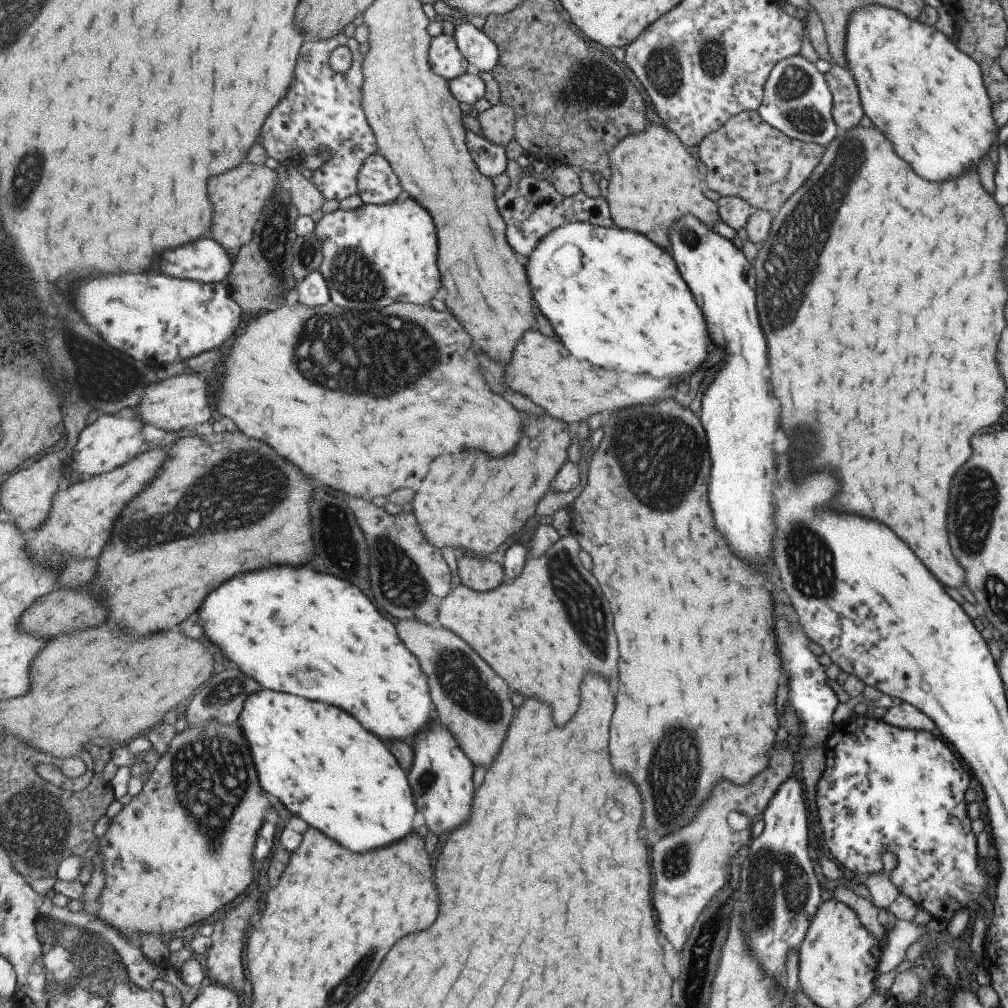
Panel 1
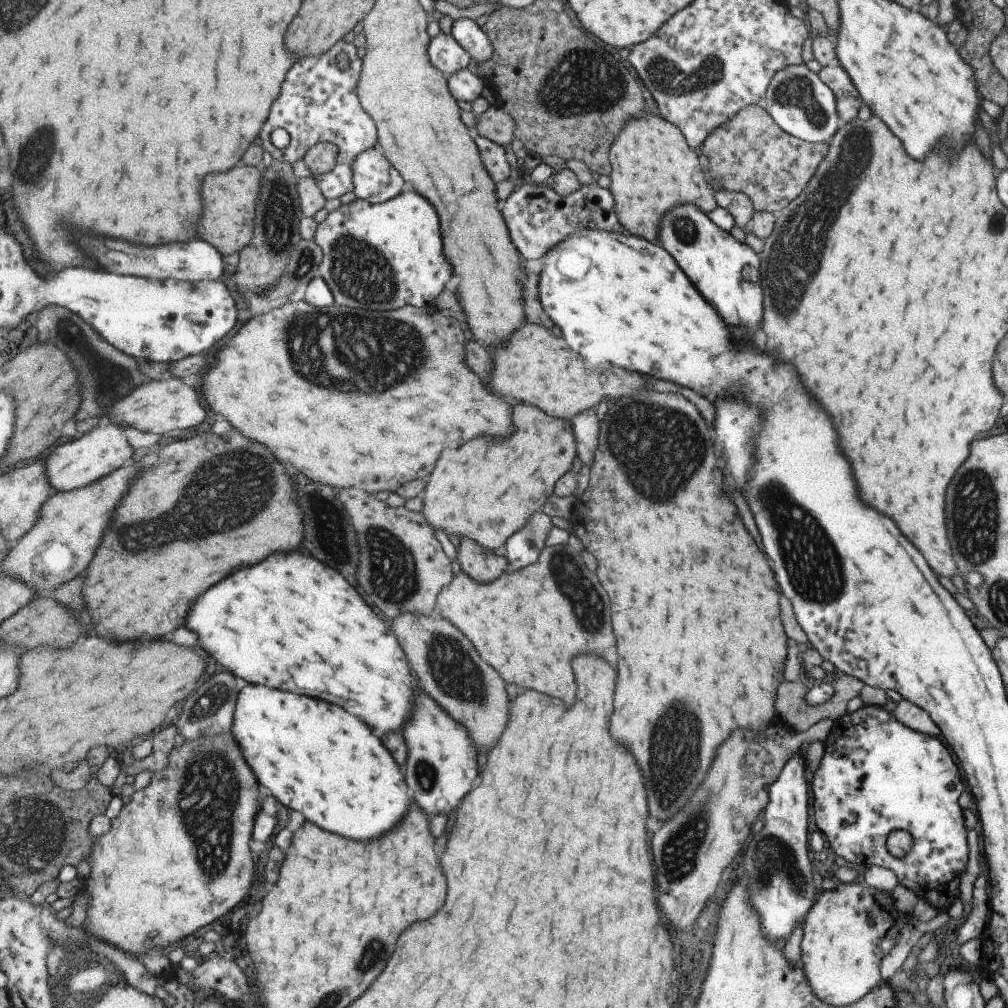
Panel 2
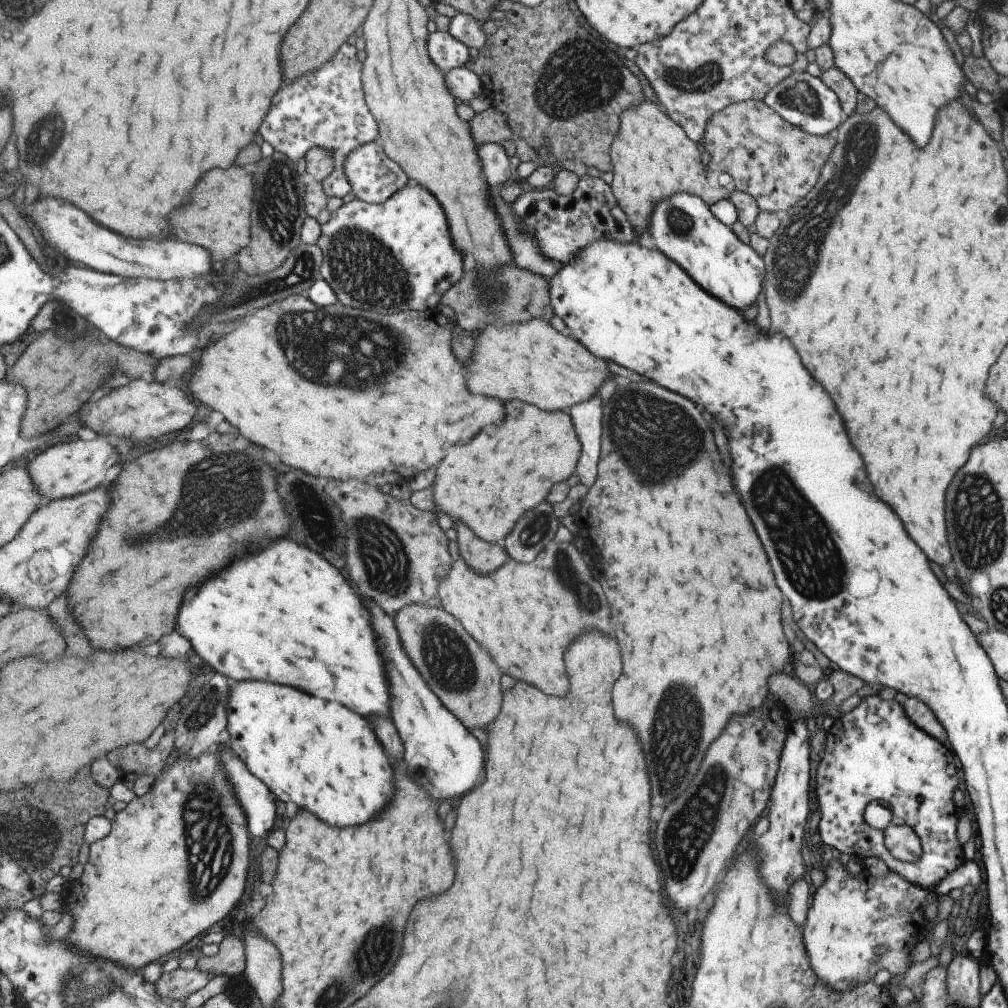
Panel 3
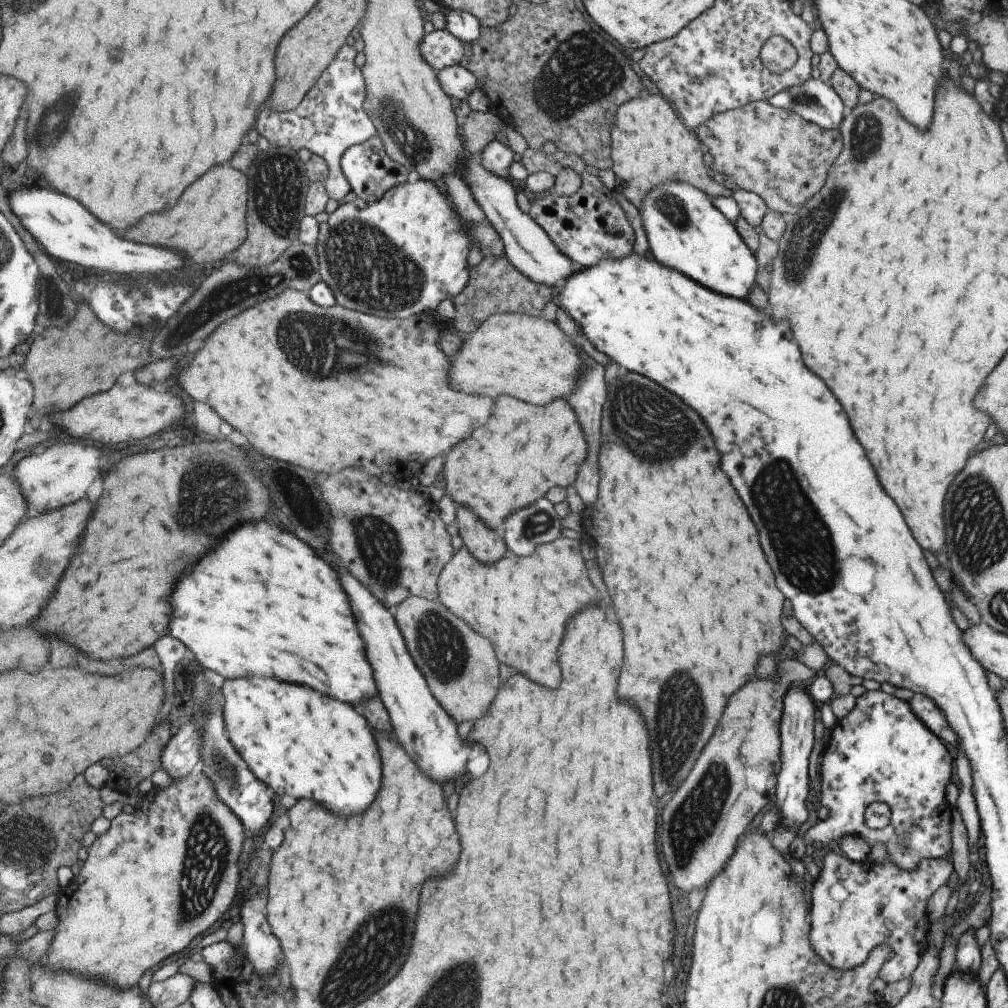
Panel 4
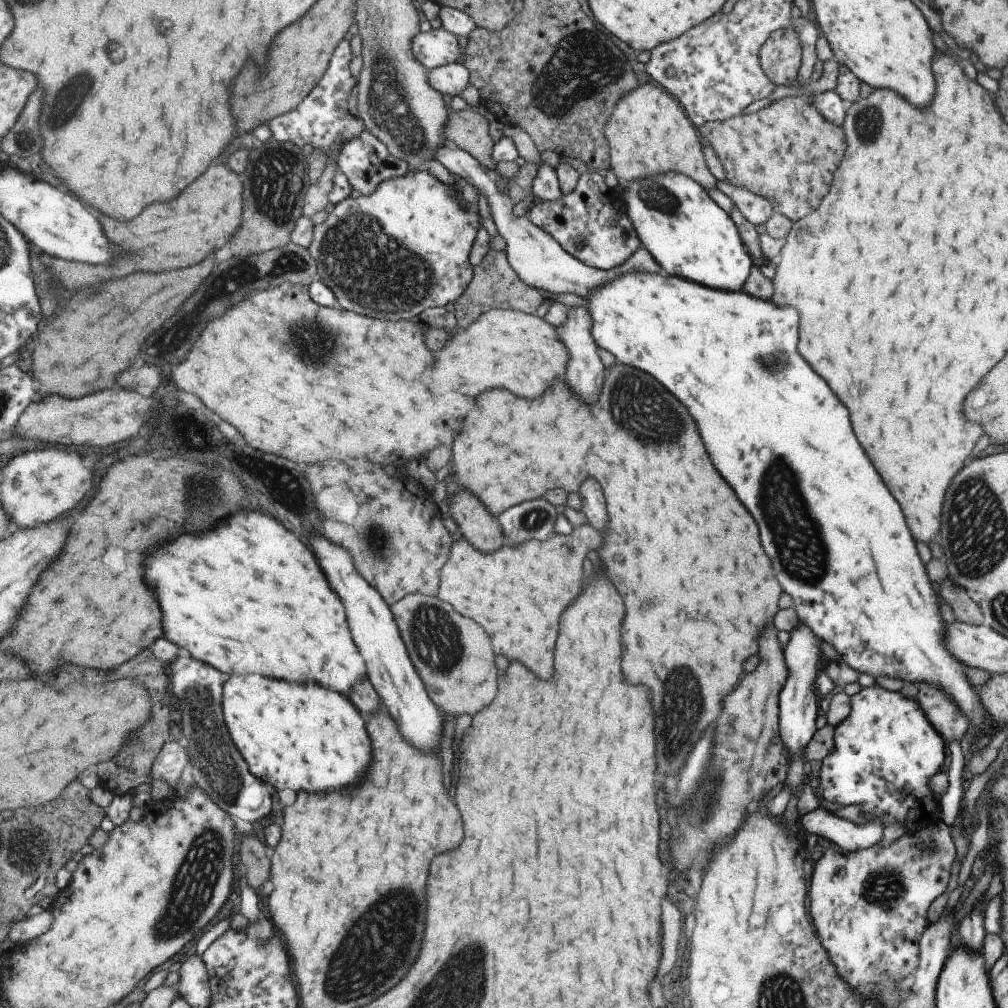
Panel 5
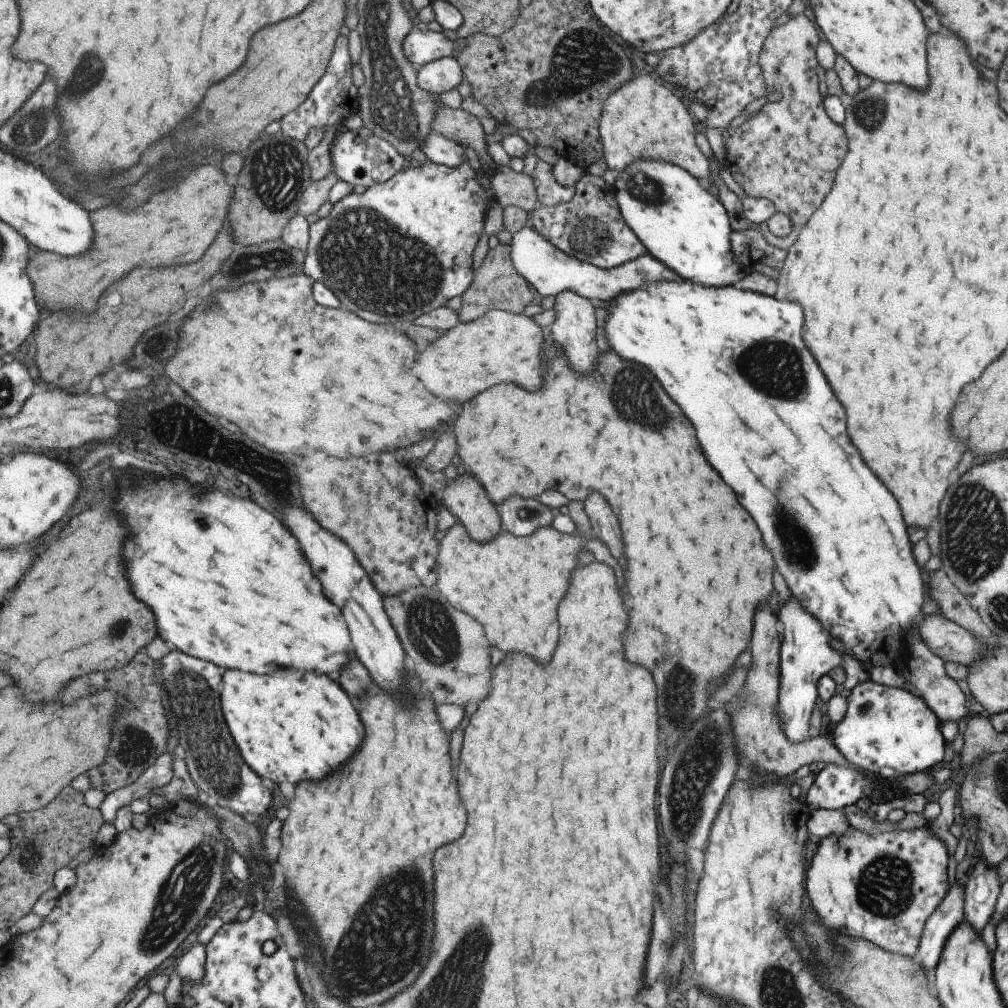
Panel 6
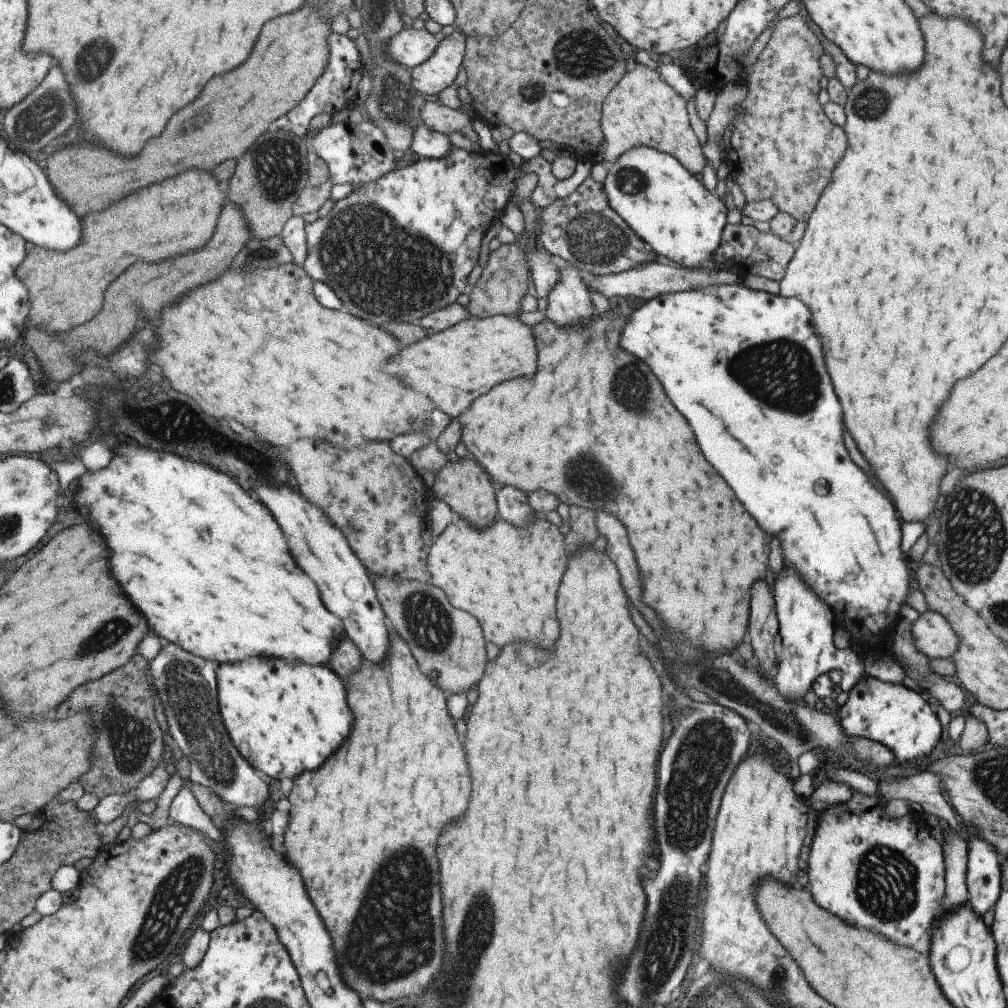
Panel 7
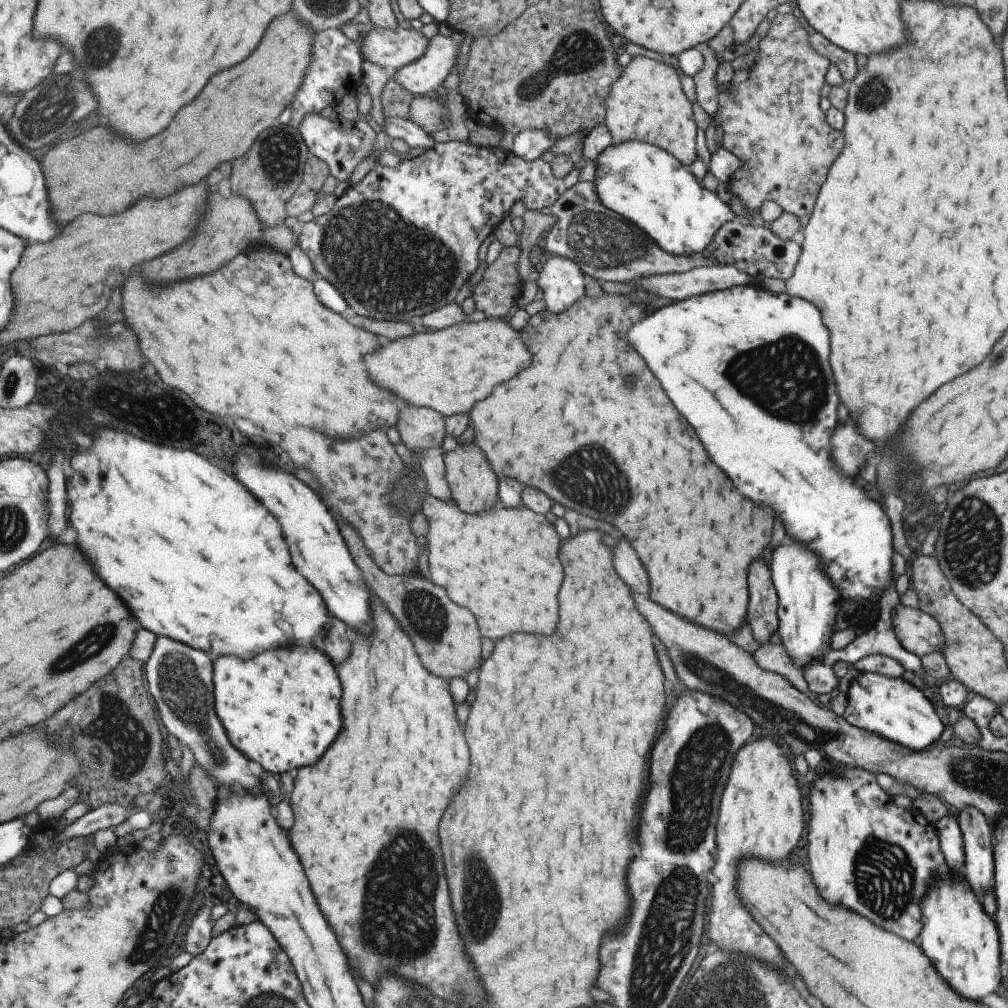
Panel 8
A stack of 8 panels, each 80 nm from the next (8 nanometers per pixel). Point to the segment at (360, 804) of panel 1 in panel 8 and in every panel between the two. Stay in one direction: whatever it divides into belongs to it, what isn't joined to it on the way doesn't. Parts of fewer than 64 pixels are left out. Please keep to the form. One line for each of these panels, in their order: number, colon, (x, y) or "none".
2: (313, 757)
3: (302, 747)
4: (304, 744)
5: (294, 734)
6: (289, 726)
7: (284, 716)
8: (281, 708)

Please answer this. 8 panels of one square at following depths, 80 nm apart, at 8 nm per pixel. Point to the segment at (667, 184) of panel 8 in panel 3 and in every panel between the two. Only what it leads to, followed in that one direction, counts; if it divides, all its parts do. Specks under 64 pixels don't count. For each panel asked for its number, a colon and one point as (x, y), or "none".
3: (684, 227)
4: (684, 231)
5: (682, 228)
6: (679, 223)
7: (665, 205)

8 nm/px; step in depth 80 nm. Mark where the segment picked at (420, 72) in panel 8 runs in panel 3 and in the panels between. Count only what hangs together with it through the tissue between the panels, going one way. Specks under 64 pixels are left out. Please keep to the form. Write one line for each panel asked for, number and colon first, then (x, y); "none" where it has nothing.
3: (462, 83)
4: (456, 81)
5: (449, 79)
6: (440, 75)
7: (439, 70)

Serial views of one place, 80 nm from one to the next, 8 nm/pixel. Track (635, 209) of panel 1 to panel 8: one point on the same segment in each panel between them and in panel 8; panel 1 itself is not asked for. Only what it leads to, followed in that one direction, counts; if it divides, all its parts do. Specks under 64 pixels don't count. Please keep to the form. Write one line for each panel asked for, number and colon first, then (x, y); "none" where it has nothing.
2: (652, 169)
3: (651, 157)
4: (649, 144)
5: (647, 132)
6: (645, 118)
7: (641, 109)
8: (645, 103)

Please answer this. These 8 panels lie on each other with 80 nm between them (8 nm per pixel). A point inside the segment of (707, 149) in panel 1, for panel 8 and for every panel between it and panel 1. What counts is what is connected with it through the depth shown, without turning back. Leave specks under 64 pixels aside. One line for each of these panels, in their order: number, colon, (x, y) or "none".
2: (750, 153)
3: (775, 162)
4: (771, 151)
5: (786, 152)
6: (787, 152)
7: (782, 146)
8: (771, 120)

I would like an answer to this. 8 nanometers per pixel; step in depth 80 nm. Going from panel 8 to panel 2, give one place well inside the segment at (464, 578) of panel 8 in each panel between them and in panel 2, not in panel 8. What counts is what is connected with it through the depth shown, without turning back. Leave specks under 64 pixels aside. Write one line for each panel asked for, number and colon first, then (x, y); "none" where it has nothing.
2: (529, 624)
3: (552, 599)
4: (519, 604)
5: (515, 593)
6: (511, 585)
7: (506, 576)

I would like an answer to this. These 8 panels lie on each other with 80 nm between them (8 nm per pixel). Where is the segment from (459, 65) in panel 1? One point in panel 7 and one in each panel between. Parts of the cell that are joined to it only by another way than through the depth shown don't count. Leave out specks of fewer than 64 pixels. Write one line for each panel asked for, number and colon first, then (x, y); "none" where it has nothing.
2: (443, 52)
3: (446, 52)
4: (439, 49)
5: (434, 47)
6: (419, 47)
7: (409, 47)

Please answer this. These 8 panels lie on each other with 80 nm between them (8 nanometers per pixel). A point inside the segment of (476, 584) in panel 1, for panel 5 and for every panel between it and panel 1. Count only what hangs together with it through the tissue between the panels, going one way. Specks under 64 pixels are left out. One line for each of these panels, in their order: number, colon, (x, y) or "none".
2: (481, 565)
3: (483, 557)
4: (486, 545)
5: (480, 528)

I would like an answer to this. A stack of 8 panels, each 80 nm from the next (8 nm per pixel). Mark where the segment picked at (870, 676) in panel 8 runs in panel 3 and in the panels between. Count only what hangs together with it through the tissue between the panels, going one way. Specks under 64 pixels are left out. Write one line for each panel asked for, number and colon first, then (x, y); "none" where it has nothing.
3: (874, 752)
4: (879, 752)
5: (884, 750)
6: (886, 732)
7: (888, 713)

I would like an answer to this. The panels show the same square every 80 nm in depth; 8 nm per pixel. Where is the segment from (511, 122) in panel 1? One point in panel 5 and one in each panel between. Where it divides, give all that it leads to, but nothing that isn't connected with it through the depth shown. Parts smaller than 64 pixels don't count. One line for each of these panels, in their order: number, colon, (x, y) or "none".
2: (493, 124)
3: (489, 126)
4: (477, 129)
5: (466, 129)

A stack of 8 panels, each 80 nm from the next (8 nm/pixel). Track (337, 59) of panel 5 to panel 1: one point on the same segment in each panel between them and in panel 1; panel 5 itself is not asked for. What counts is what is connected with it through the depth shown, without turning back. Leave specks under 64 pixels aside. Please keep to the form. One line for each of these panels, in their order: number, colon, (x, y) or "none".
1: (321, 109)
2: (318, 103)
3: (325, 108)
4: (330, 118)

